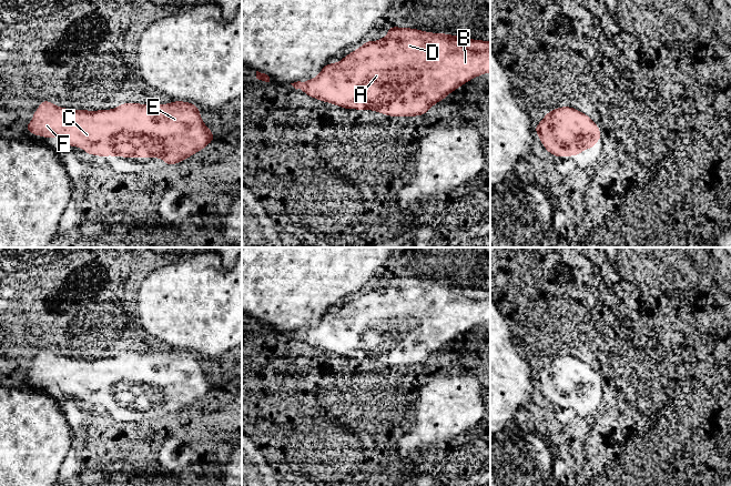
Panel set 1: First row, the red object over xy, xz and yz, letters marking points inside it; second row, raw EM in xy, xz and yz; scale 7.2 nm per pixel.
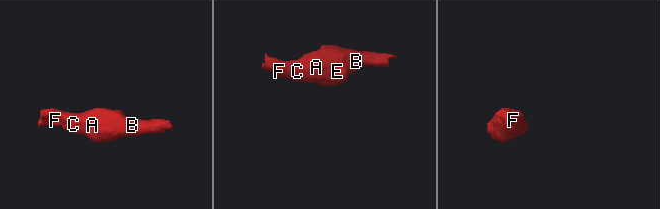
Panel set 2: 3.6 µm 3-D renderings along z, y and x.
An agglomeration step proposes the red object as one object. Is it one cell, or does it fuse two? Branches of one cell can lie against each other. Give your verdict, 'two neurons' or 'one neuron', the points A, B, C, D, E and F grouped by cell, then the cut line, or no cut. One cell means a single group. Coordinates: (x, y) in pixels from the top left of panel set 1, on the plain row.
one neuron; groups A B C D E F; cut none

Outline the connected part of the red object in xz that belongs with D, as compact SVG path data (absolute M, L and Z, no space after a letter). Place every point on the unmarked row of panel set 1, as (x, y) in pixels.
M388 275L388 282L378 290L366 290L361 296L344 305L339 311L328 312L321 318L315 327L306 328L303 333L301 330L291 332L296 338L302 337L303 341L314 347L338 354L344 357L356 358L374 358L376 361L389 365L416 365L424 364L434 353L444 348L450 341L460 336L464 332L470 330L475 325L490 321L490 290L474 288L450 284L446 282L433 282L412 276Z

